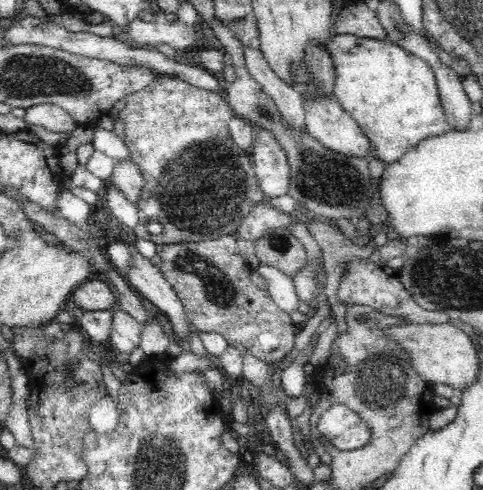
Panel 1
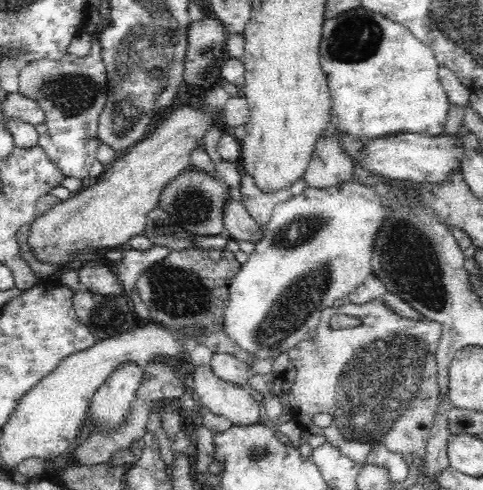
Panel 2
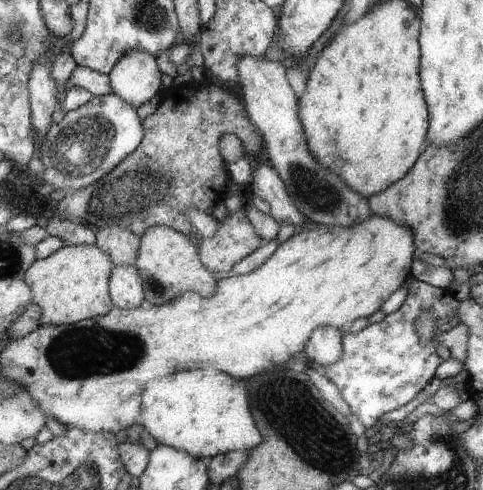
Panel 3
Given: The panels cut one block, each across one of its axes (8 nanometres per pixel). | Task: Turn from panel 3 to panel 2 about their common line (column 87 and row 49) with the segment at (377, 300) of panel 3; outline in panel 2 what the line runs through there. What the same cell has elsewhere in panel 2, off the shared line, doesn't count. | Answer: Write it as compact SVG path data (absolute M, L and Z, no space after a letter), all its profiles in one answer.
M358 6L356 10L346 10L346 14L326 20L322 32L320 60L322 70L328 76L334 128L364 140L390 138L396 134L430 134L436 138L446 130L452 102L440 82L440 64L434 56L434 50L418 42L406 26L392 22L384 14Z

